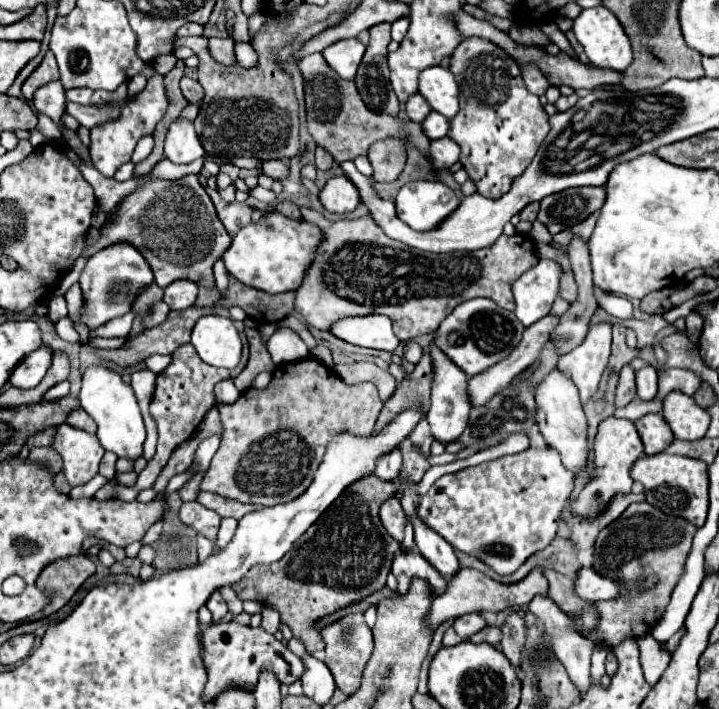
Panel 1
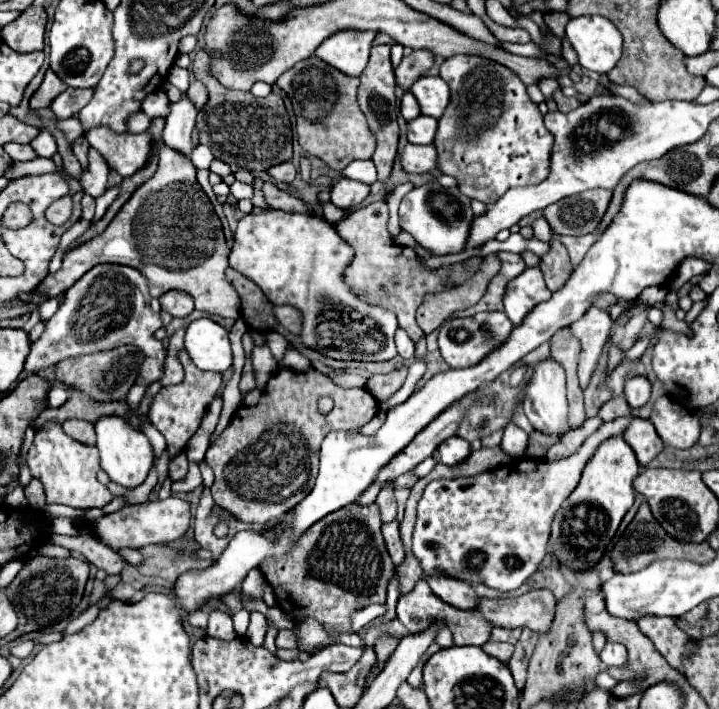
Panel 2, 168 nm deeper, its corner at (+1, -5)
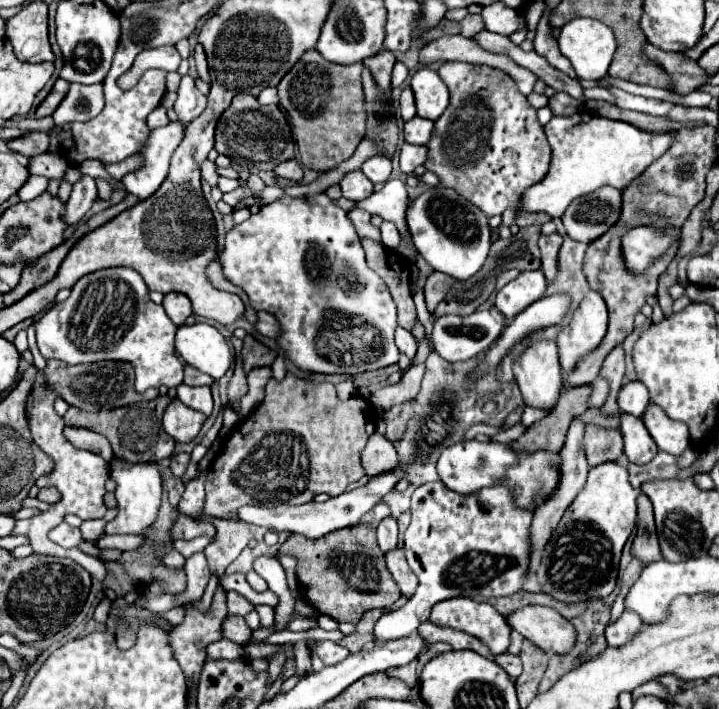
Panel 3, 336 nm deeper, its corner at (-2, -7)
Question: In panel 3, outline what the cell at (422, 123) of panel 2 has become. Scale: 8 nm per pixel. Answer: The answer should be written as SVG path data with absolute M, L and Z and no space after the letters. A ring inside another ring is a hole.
M412 117L410 121L404 123L404 139L414 145L426 145L430 141L432 129L434 129L432 121L422 117Z

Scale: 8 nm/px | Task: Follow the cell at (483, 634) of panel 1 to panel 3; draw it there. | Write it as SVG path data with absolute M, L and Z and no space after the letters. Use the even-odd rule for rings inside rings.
M504 653L504 655L500 655L500 657L496 657L494 659L508 675L510 675L510 679L514 681L520 673L522 673L522 661L520 661L520 657L518 655L510 655L510 653Z

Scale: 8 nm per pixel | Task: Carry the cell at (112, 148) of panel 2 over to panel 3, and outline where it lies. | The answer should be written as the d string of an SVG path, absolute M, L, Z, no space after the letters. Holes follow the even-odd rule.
M174 121L166 127L154 129L150 133L150 141L146 149L140 153L144 157L144 167L140 167L134 173L128 173L122 183L126 185L128 193L138 197L140 201L152 197L156 189L162 185L162 181L168 175L168 163L174 153L174 149L180 145L184 137L184 125L180 121Z

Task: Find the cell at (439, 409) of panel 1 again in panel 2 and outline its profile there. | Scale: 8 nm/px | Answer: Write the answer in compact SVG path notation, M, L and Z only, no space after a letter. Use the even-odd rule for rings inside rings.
M453 435L449 439L445 439L445 443L441 443L441 447L437 447L437 459L445 465L457 465L459 461L463 461L469 455L471 447L469 443L465 443L465 439Z

